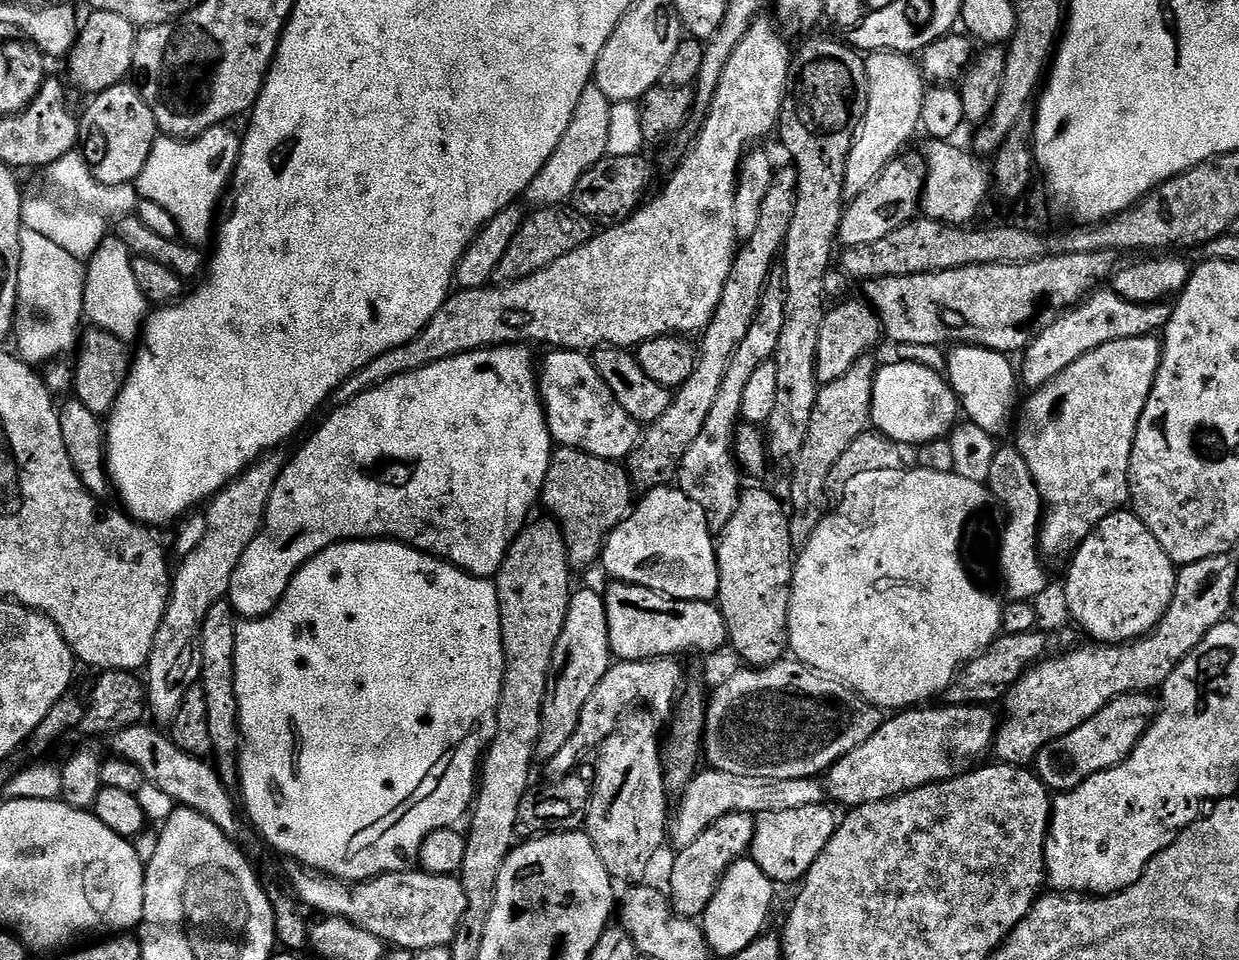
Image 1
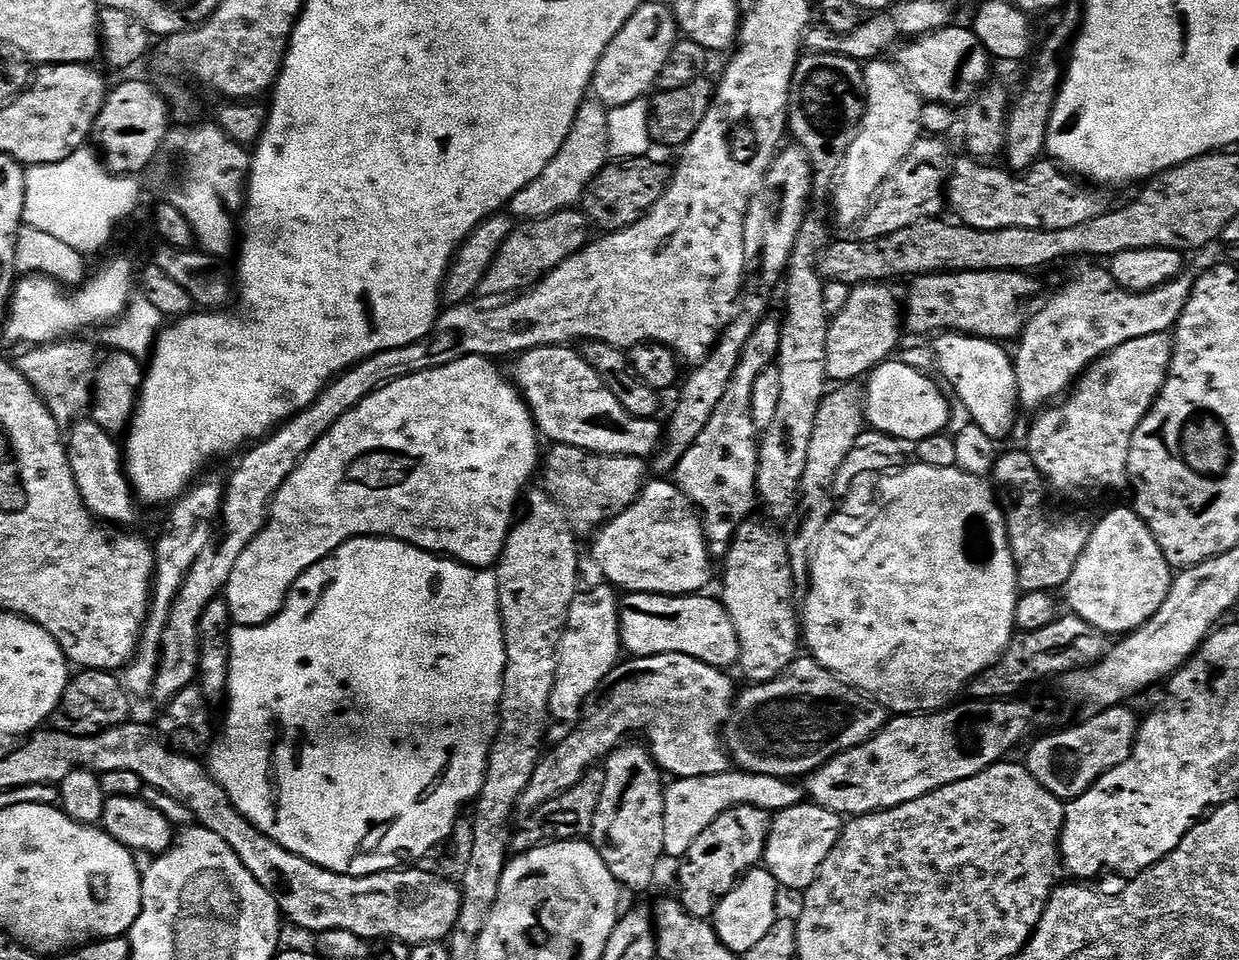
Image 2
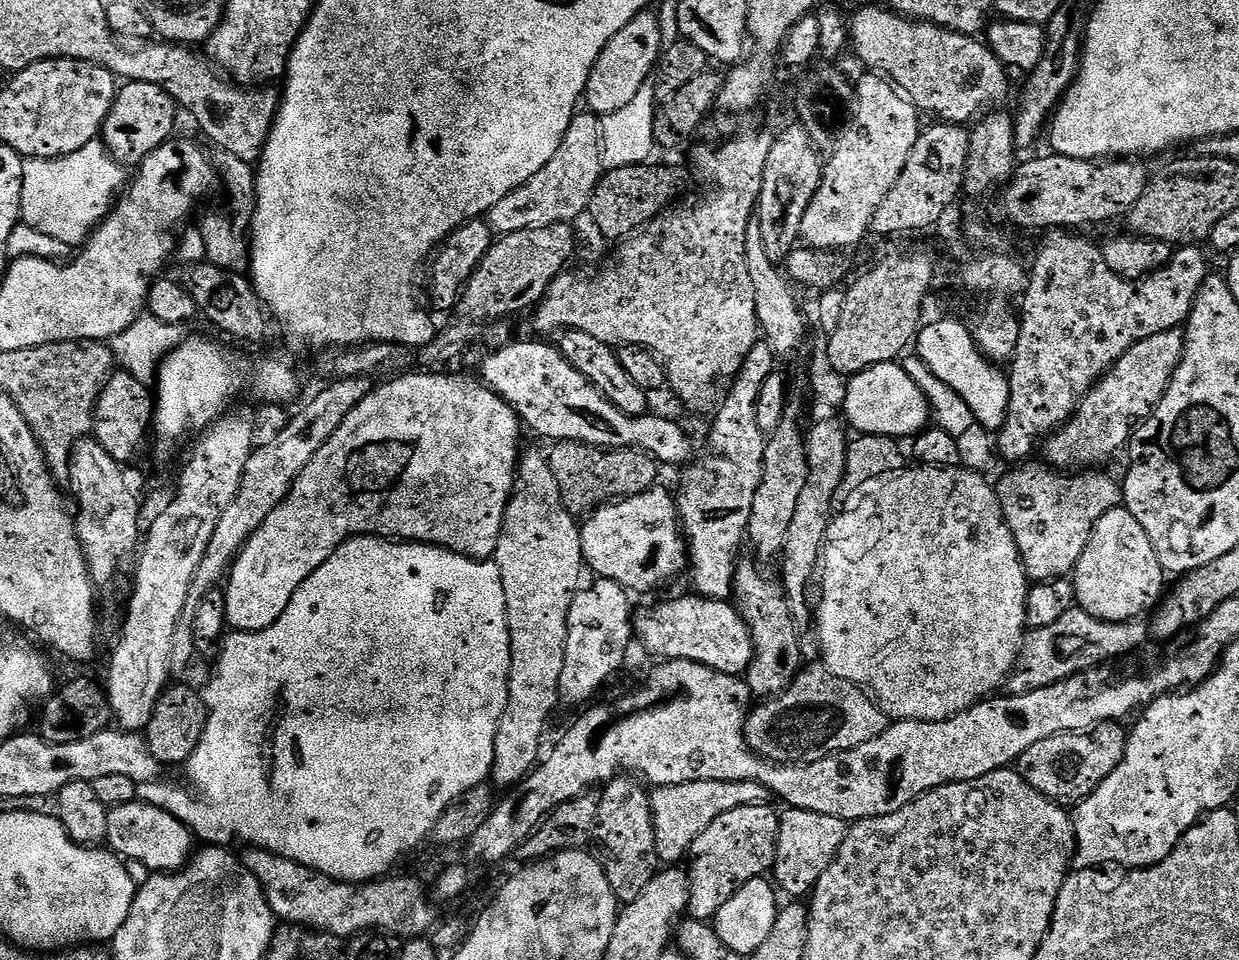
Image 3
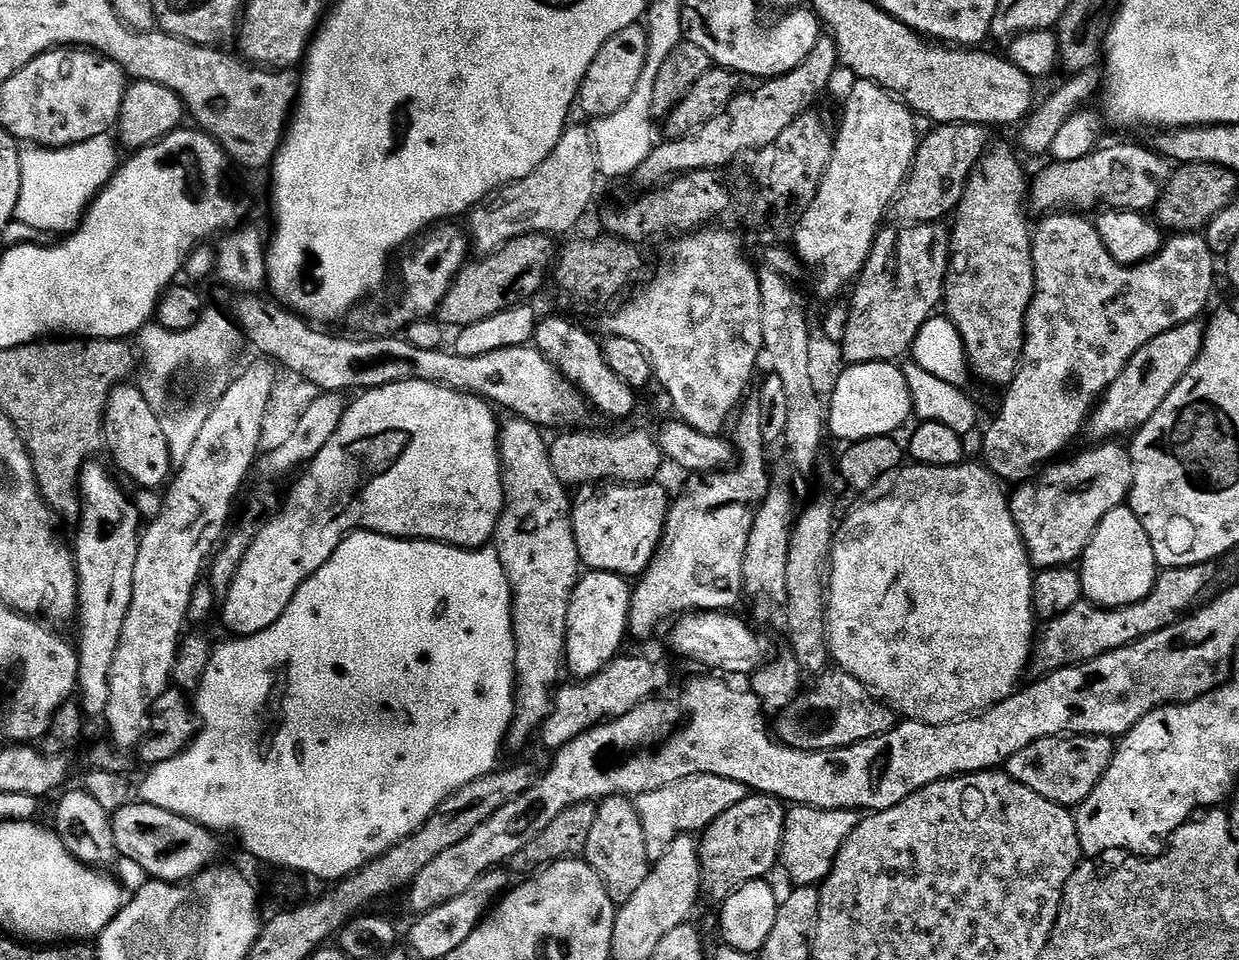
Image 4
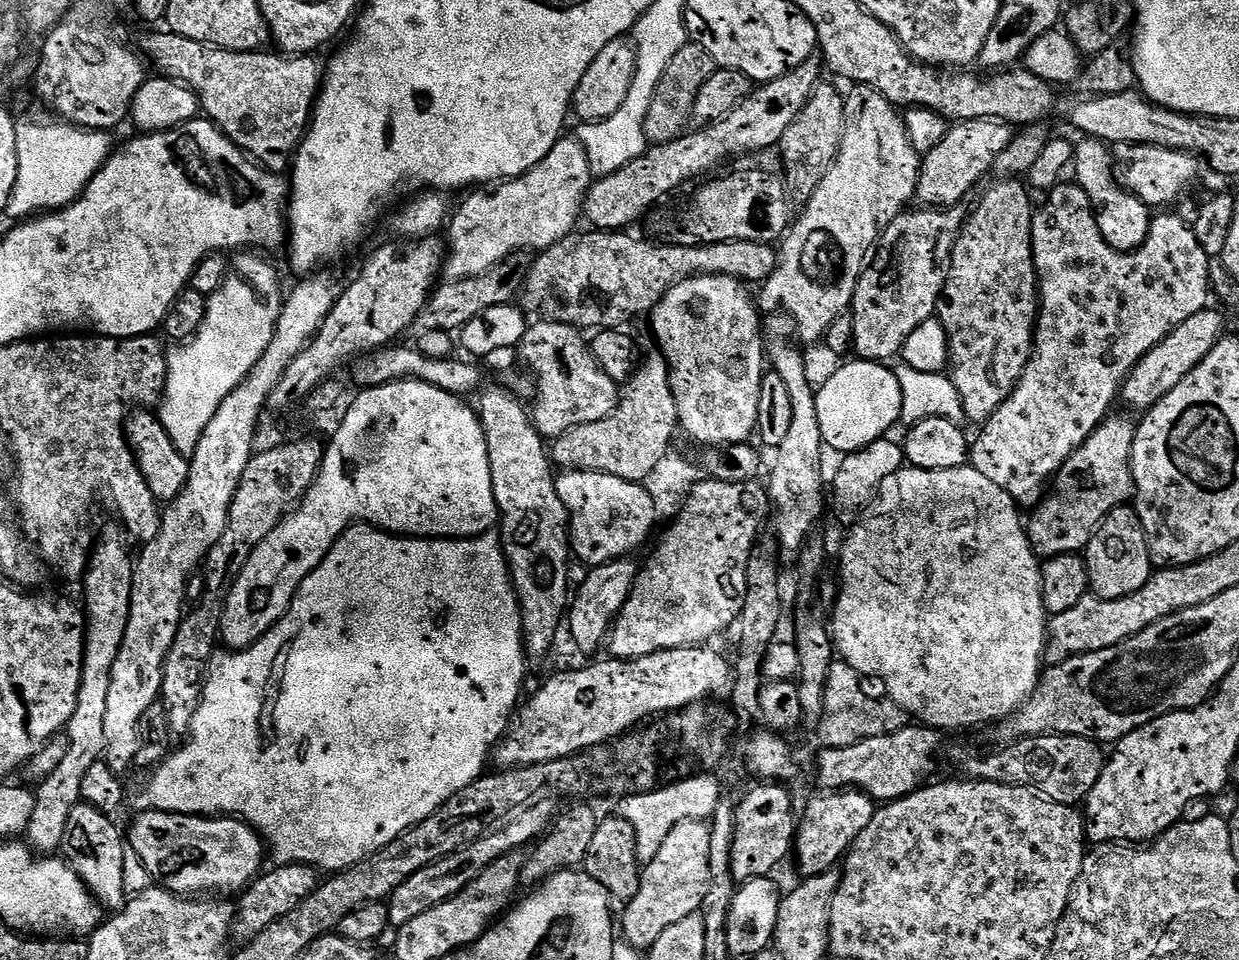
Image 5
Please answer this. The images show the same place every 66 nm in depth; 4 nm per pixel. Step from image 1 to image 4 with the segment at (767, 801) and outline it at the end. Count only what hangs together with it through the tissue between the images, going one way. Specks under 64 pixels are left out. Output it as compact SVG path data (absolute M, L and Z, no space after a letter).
M694 776L635 797L634 803L642 818L642 830L646 834L649 861L660 860L680 836L703 833L721 814L730 810L730 806L738 806L738 802L749 795L750 789L746 785L730 778Z

